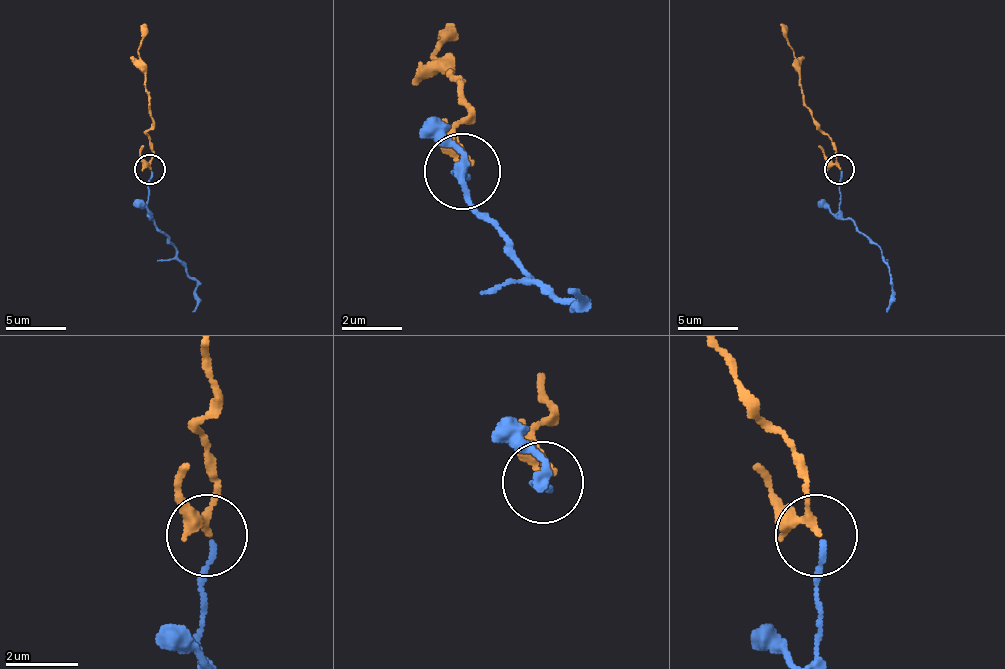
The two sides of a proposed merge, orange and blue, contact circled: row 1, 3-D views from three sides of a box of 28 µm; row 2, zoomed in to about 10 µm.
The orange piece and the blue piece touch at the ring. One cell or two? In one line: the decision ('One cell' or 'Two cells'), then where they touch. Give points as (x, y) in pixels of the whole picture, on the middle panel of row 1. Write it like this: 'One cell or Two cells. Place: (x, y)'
One cell. Place: (462, 171)

